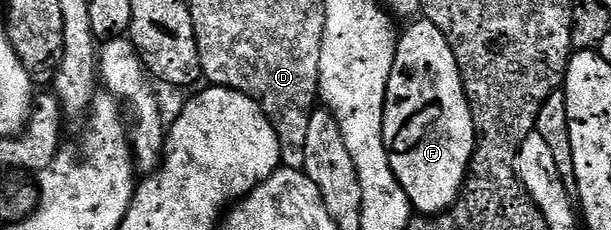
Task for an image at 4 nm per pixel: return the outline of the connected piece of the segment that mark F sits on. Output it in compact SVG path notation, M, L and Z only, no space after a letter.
M423 18L417 20L417 24L399 33L396 42L394 64L384 94L382 138L390 170L400 183L408 203L417 213L435 214L446 211L460 194L460 187L468 174L468 164L472 161L472 151L476 148L476 127L456 59L442 30Z

